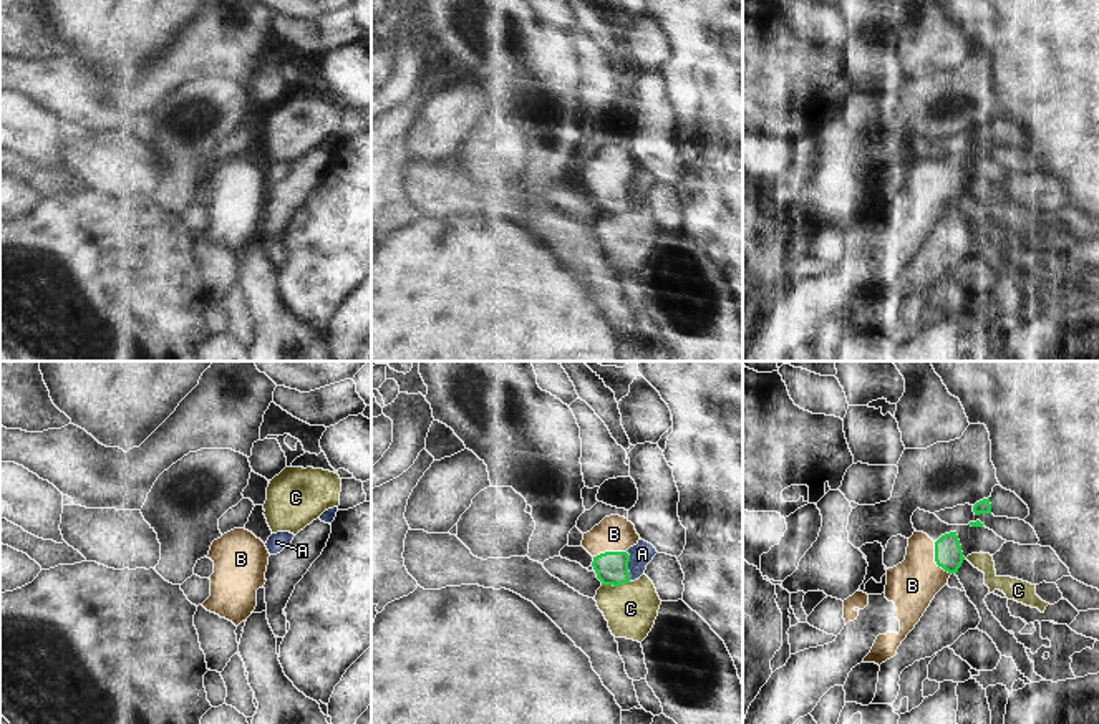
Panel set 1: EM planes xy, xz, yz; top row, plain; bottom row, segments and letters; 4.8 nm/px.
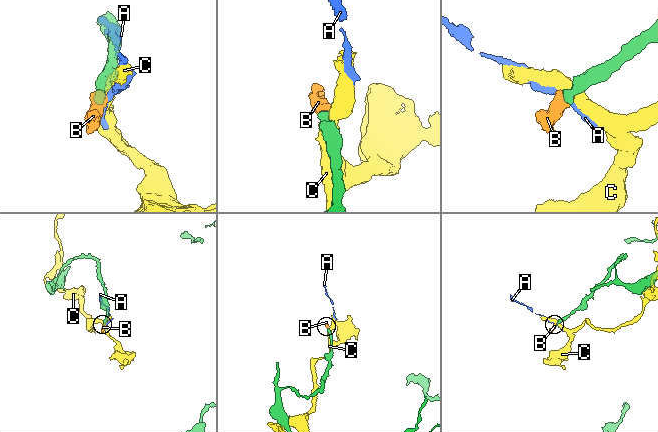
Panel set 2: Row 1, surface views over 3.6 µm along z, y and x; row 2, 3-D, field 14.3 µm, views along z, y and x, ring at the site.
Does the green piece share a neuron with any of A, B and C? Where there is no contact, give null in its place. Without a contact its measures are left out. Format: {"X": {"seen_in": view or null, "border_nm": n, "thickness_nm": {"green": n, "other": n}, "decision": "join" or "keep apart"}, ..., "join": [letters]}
{"A": {"seen_in": "xz", "border_nm": 150, "thickness_nm": {"green": 160, "other": 110}, "decision": "keep apart"}, "B": {"seen_in": "yz", "border_nm": 180, "thickness_nm": {"green": 140, "other": 240}, "decision": "join"}, "C": {"seen_in": "xz", "border_nm": 140, "thickness_nm": {"green": 160, "other": 260}, "decision": "keep apart"}, "join": ["B"]}

